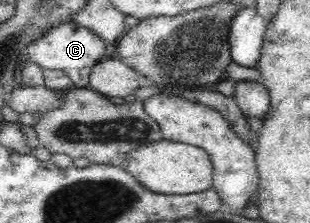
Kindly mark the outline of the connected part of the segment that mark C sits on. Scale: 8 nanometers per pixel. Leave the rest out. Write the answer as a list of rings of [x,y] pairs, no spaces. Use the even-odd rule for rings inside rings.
[[[76,23],[61,24],[48,30],[46,34],[41,34],[35,38],[34,42],[27,45],[27,57],[36,63],[43,70],[59,70],[67,74],[72,82],[72,88],[87,88],[90,81],[90,72],[93,65],[104,58],[114,54],[113,45],[108,41],[103,41],[97,34],[94,34],[86,26]]]

